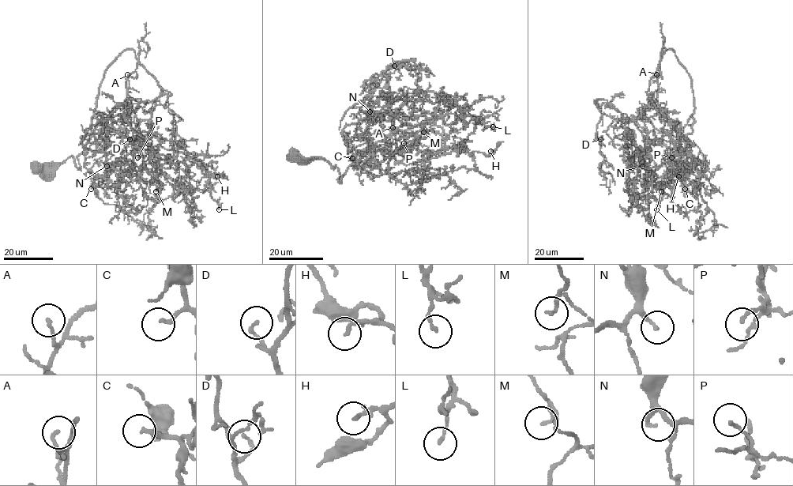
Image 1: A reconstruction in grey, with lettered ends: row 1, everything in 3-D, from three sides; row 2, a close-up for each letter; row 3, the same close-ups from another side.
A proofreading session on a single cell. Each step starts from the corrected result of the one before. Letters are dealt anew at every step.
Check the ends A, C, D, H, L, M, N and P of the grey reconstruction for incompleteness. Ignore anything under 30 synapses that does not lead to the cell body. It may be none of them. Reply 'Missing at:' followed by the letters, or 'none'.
Missing at: C

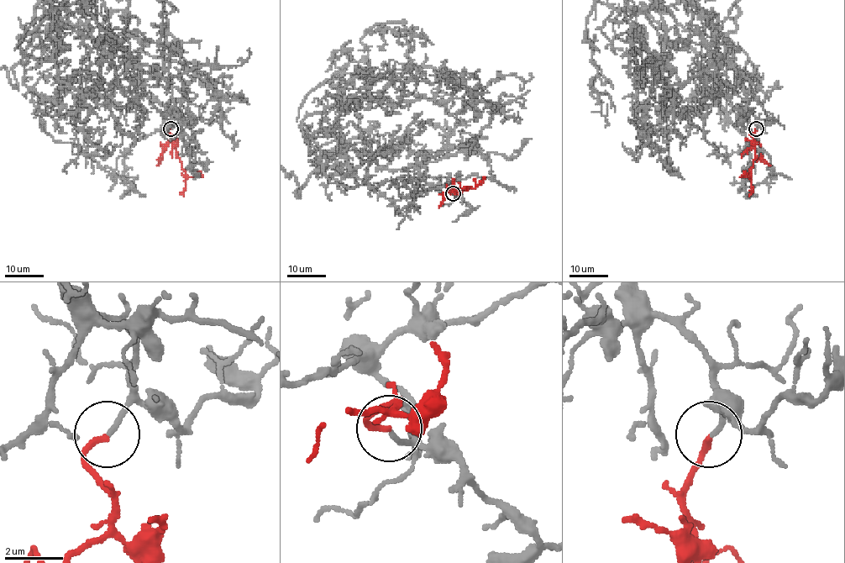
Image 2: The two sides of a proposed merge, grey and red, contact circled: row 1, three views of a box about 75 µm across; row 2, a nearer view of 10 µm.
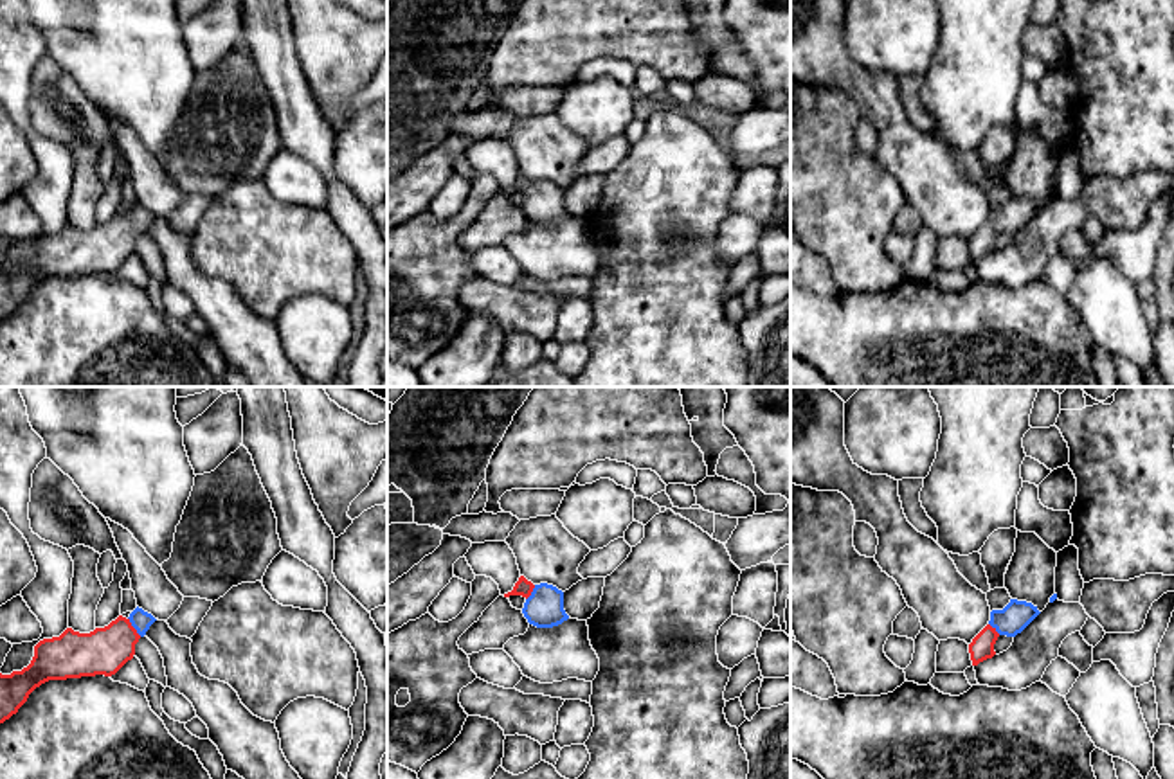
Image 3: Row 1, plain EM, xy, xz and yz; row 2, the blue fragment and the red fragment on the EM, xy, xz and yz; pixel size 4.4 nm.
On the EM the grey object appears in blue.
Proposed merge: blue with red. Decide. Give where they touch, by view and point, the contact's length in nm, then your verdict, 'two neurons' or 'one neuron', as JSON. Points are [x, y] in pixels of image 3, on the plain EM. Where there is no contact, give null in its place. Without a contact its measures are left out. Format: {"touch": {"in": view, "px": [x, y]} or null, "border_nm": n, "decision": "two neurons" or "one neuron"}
{"touch": {"in": "xy", "px": [132, 222]}, "border_nm": 110, "decision": "one neuron"}

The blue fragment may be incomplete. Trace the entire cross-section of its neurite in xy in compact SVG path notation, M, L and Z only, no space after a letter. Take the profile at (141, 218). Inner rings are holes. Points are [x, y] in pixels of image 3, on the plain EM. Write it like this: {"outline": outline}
{"outline": "M137 203L128 216L119 212L90 230L67 225L59 234L40 237L27 264L0 270L0 320L16 311L29 291L49 277L115 272L133 255L135 241L155 218Z"}

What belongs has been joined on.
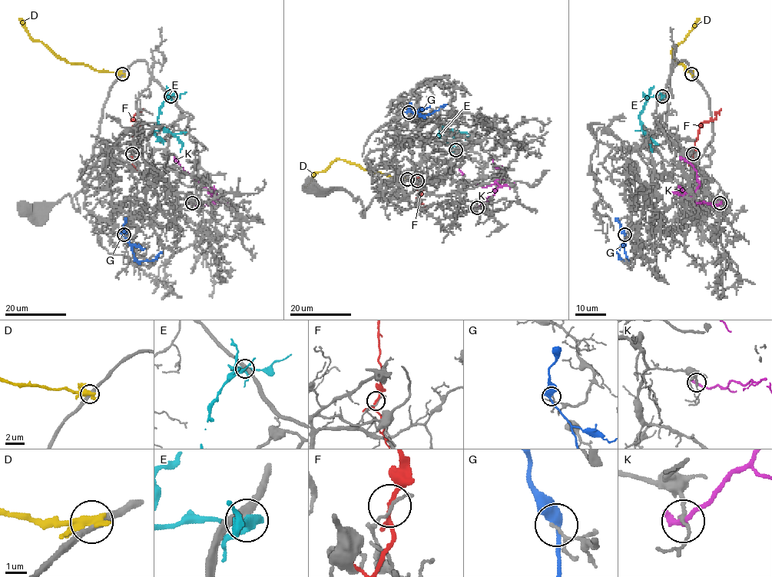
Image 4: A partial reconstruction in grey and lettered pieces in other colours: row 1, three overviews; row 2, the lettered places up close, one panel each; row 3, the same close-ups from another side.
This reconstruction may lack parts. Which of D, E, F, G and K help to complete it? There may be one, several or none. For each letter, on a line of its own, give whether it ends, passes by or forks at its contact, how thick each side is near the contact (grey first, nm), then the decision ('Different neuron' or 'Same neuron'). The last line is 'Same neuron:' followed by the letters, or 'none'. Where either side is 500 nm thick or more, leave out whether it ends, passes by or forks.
D: It passes by. Thickness 320 nm (grey) against 420 nm. Different neuron
E: It forks there. Thickness 340 nm (grey) against 360 nm. Different neuron
F: It forks there. Thickness 110 nm (grey) against 170 nm. Different neuron
G: It passes by. Thickness 110 nm (grey) against 480 nm. Different neuron
K: It ends there. Thickness 150 nm (grey) against 400 nm. Different neuron
Same neuron: none

